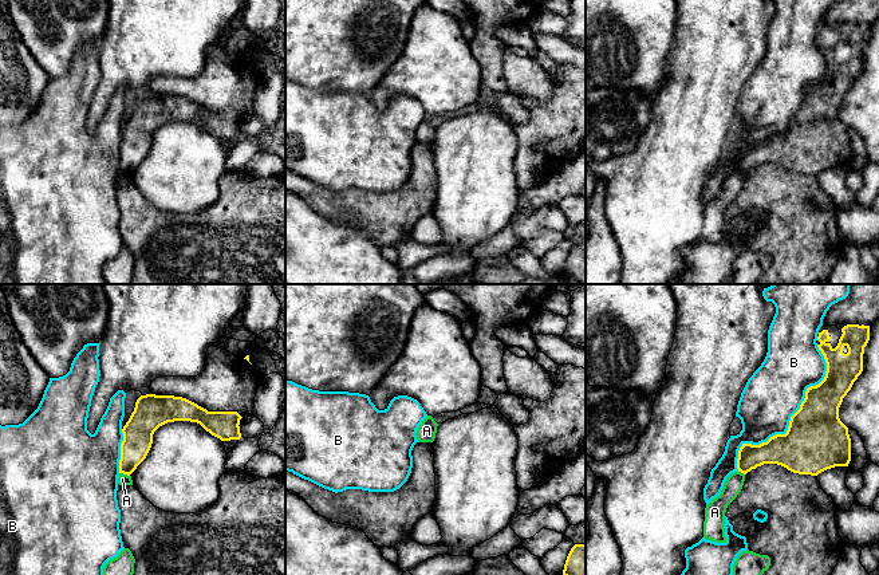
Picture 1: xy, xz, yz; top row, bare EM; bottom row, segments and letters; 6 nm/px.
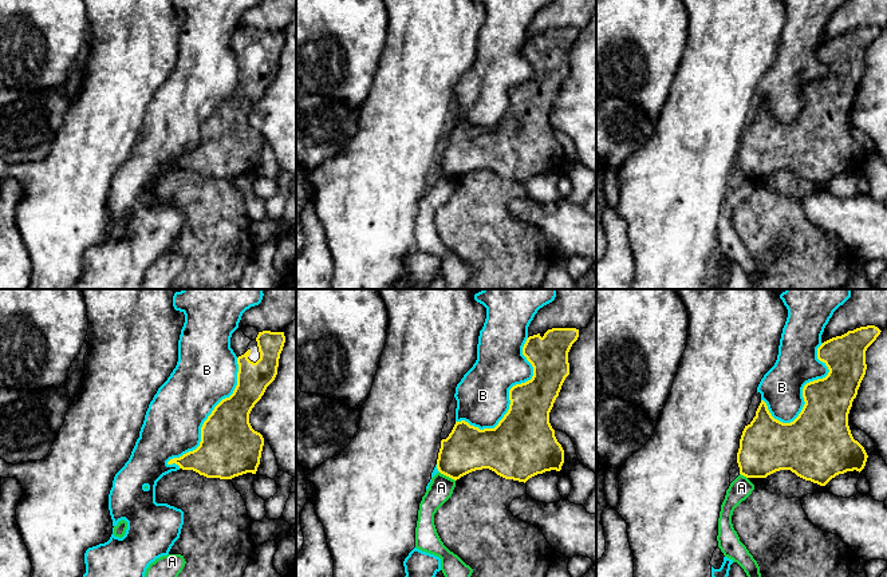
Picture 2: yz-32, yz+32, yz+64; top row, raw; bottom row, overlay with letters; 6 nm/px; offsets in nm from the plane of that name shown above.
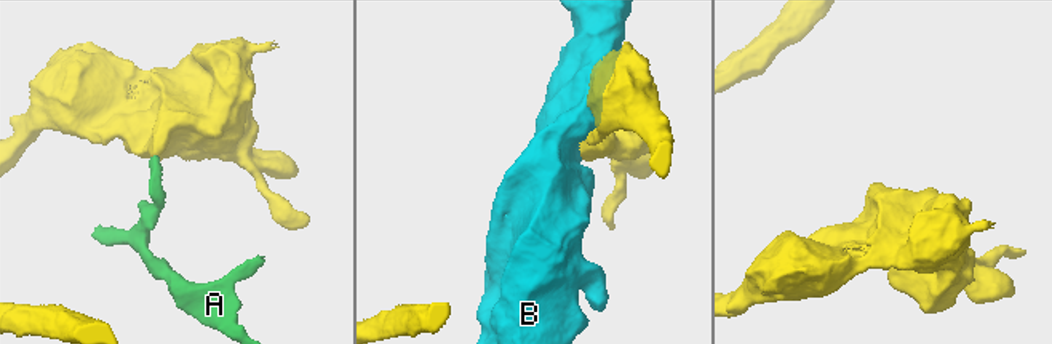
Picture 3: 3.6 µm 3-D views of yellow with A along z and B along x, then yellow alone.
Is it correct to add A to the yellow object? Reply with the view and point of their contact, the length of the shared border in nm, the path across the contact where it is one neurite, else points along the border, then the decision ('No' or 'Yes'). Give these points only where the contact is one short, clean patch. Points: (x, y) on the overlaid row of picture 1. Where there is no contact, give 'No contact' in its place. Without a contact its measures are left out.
Touches yellow at xy (125, 473). Shared border 70 nm. Boundary: xy (119, 472), (129, 476). No

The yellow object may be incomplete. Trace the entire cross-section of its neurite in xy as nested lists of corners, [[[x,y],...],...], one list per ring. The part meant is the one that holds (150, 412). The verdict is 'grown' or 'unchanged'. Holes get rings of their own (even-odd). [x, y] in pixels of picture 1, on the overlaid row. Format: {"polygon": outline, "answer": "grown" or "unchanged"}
{"polygon": [[[141,395],[122,429],[119,473],[130,476],[137,469],[151,448],[154,432],[167,422],[197,422],[221,441],[230,441],[241,438],[241,418],[237,411],[208,411],[182,397]]], "answer": "unchanged"}

